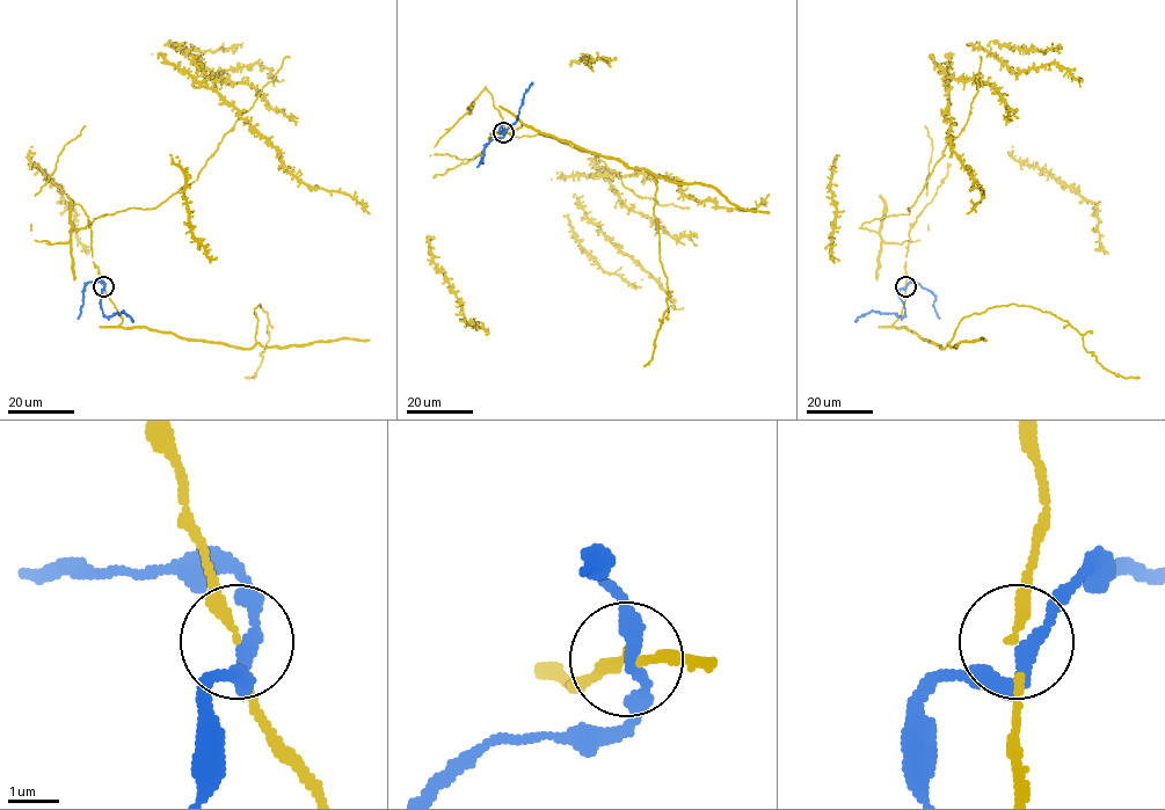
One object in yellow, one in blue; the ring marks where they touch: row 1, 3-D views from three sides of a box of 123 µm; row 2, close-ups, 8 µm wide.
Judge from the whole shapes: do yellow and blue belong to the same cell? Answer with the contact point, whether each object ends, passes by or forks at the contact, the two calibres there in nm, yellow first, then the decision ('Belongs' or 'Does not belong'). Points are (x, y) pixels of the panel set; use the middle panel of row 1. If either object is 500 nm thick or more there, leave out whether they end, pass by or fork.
Place: (503, 132). At the ring yellow passes by. At the ring blue passes by. Thickness 160 nm (yellow) against 240 nm. Does not belong

